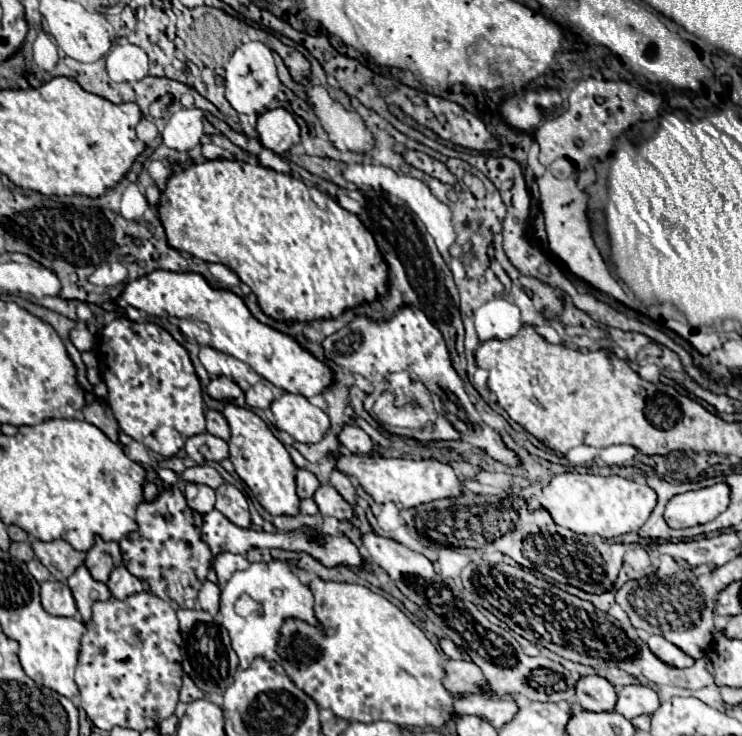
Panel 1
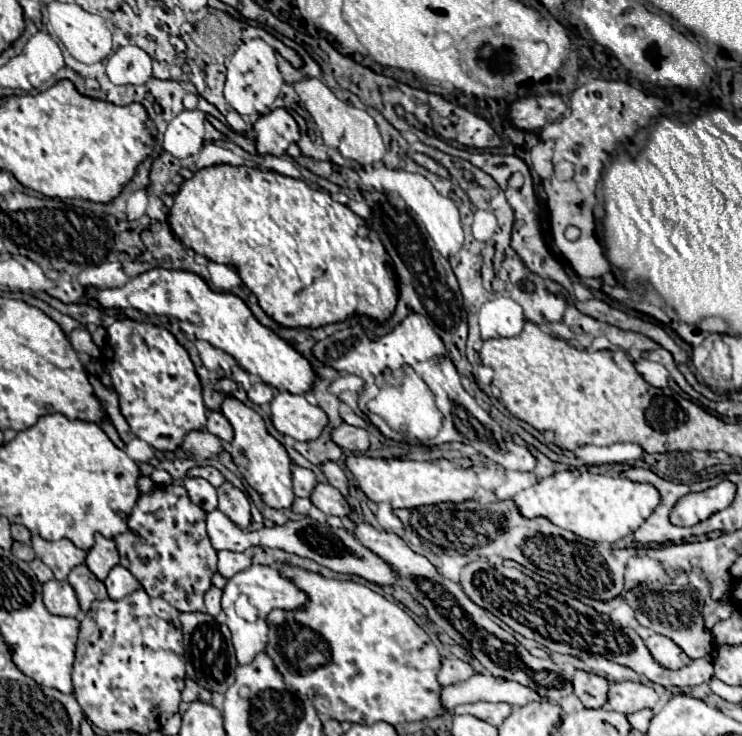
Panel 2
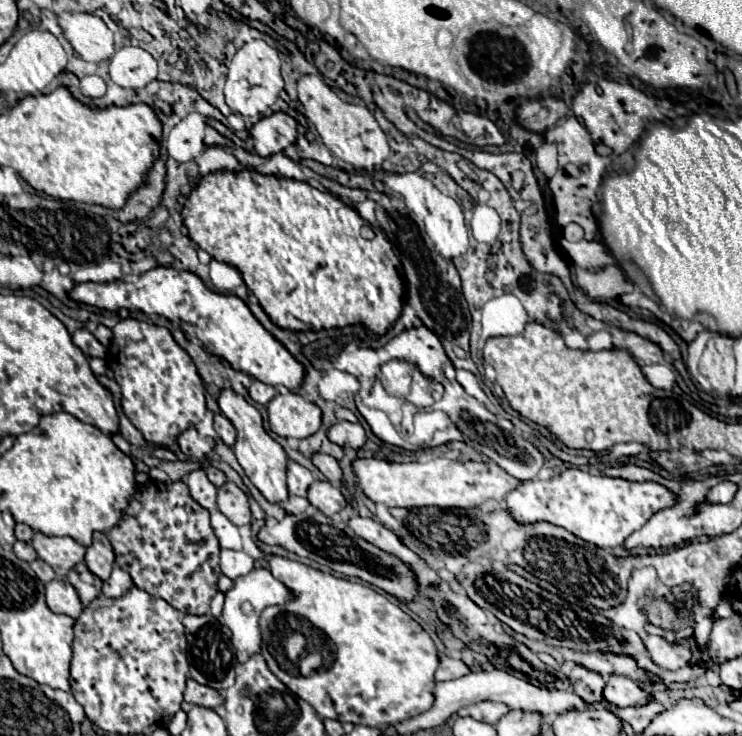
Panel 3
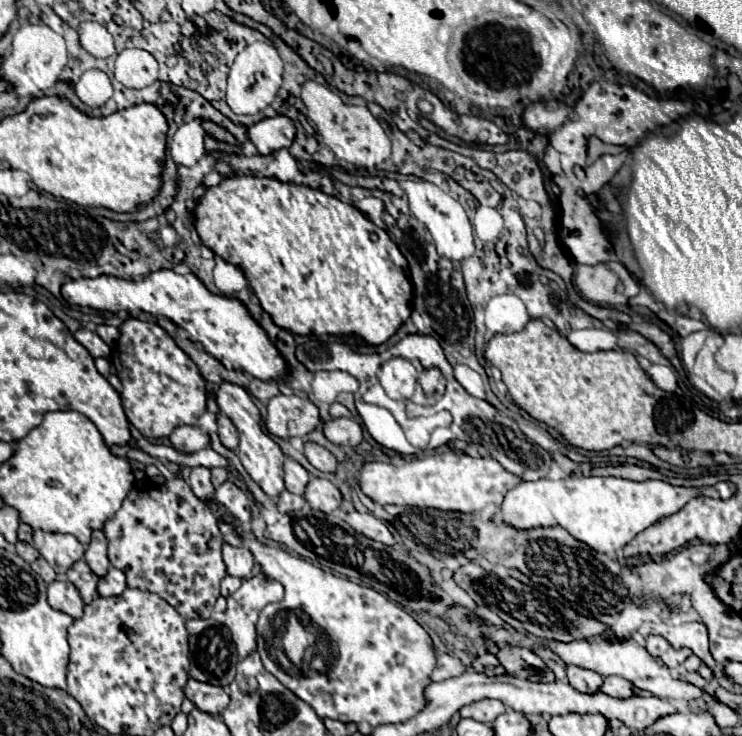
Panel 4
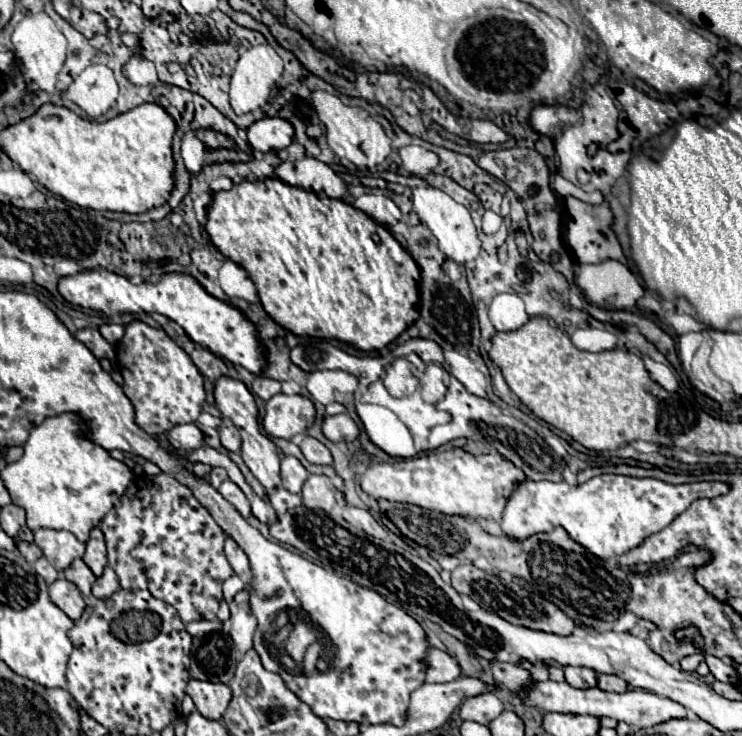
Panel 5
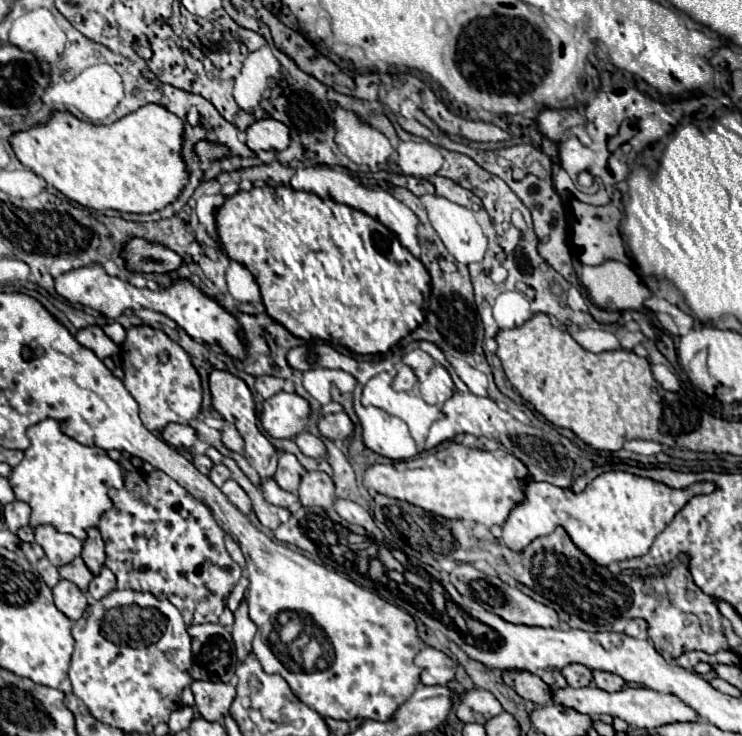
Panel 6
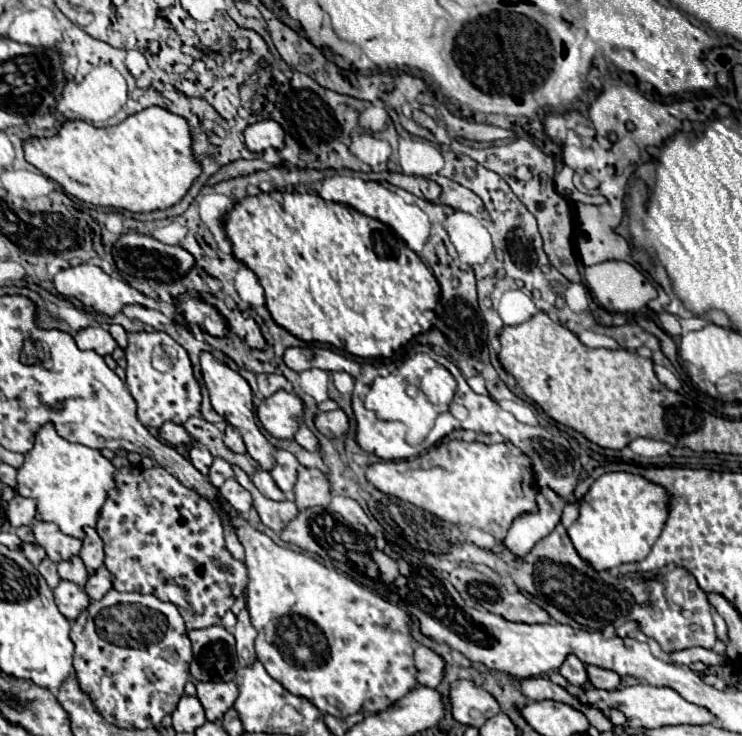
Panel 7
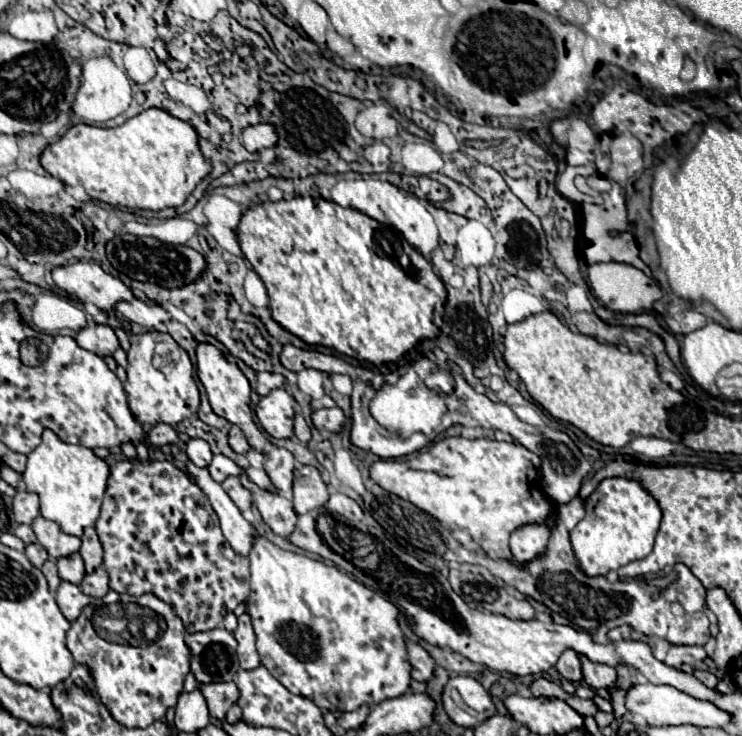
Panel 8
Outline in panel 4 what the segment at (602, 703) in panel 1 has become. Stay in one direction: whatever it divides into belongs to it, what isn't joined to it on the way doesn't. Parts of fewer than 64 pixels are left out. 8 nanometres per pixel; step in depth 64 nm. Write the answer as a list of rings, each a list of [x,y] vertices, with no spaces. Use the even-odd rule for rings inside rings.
[[[568,666],[566,668],[568,674],[568,682],[572,688],[576,688],[578,692],[598,692],[600,684],[602,684],[602,676],[598,672],[586,670],[586,668],[578,668],[578,666]]]

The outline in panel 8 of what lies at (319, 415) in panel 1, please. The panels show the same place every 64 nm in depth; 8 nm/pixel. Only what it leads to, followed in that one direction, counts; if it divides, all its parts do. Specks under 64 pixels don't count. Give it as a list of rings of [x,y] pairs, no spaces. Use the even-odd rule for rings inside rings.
[[[272,390],[268,396],[262,396],[256,404],[256,416],[260,426],[272,436],[272,438],[290,438],[294,434],[292,430],[292,418],[294,418],[294,398],[286,390]]]

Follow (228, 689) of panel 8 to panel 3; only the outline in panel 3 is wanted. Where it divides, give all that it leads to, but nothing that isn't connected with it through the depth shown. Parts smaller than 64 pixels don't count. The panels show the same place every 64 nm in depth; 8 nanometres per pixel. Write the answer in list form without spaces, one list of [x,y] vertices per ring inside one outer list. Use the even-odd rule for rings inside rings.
[[[188,678],[186,690],[184,690],[184,700],[204,706],[204,708],[212,708],[212,710],[216,710],[218,706],[224,706],[224,696],[220,692],[216,692],[214,688],[208,688],[204,684],[198,684],[192,678]]]

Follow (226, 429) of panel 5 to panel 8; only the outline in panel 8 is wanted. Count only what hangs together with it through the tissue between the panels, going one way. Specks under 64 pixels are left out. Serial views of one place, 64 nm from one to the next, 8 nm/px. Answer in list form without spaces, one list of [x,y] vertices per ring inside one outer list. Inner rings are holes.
[[[232,426],[232,428],[230,428],[228,442],[230,442],[232,450],[234,450],[234,452],[238,452],[238,454],[246,454],[246,452],[252,448],[252,446],[248,444],[248,440],[246,440],[244,432],[240,432],[240,428],[238,428],[238,426]]]

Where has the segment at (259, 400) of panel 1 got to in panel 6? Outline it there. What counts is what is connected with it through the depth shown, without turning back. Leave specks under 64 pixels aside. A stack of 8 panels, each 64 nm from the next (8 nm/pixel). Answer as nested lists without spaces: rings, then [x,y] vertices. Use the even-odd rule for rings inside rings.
[[[258,376],[256,378],[256,390],[258,390],[258,394],[262,394],[262,398],[270,398],[282,390],[284,382],[286,380],[280,380],[276,376]]]

